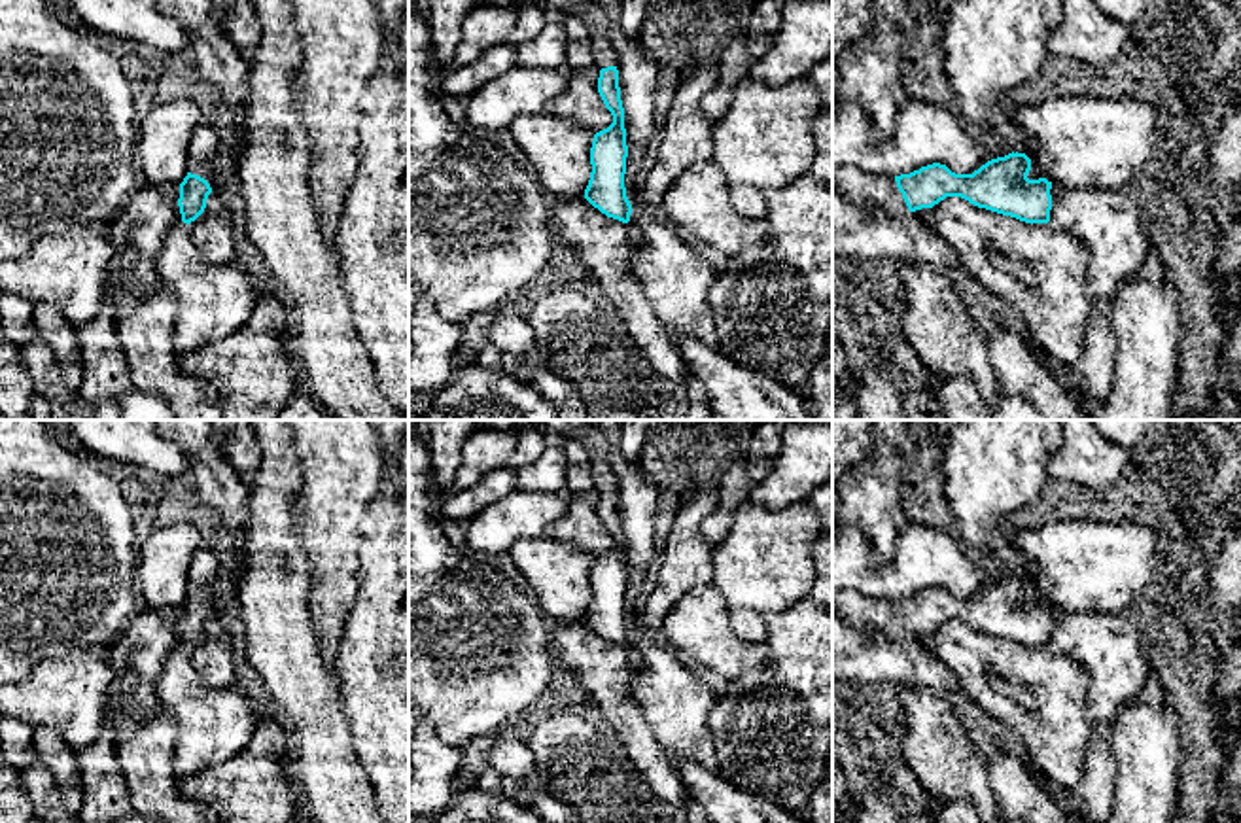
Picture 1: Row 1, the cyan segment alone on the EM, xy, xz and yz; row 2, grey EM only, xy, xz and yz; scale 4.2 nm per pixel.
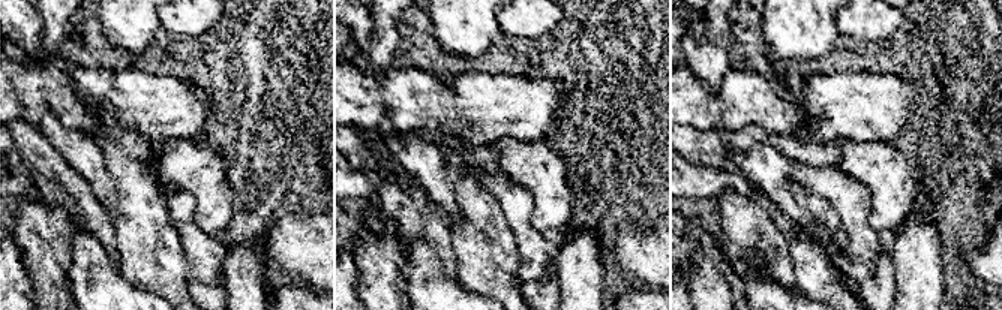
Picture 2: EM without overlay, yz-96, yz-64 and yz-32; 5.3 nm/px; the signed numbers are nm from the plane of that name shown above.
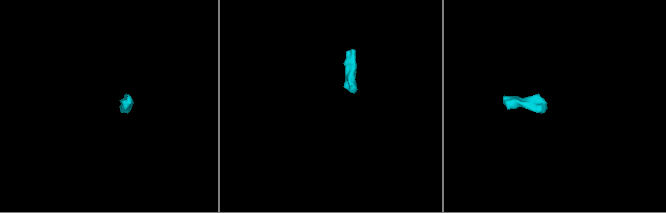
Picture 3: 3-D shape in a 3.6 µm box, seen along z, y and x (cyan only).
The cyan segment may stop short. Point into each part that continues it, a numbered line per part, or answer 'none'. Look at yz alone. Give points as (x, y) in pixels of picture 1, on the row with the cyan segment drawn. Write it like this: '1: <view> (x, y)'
1: yz (856, 184)

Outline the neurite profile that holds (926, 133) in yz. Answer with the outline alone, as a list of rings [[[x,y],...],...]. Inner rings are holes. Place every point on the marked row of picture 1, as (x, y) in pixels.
[[[832,100],[832,170],[861,168],[870,174],[891,170],[900,176],[940,163],[955,174],[972,174],[988,161],[989,153],[967,134],[961,119],[942,106],[910,100],[899,110],[893,140],[876,142],[872,123],[857,104]]]

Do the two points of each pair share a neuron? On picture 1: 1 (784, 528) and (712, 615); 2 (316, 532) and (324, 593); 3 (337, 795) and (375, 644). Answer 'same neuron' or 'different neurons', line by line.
1: different neurons
2: same neuron
3: different neurons

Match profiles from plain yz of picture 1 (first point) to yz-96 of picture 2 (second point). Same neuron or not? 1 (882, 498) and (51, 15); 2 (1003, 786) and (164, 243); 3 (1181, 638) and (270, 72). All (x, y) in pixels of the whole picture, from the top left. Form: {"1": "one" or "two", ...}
{"1": "one", "2": "one", "3": "one"}

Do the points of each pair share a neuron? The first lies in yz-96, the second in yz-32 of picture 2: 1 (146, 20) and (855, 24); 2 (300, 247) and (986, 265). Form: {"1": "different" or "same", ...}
{"1": "different", "2": "same"}

